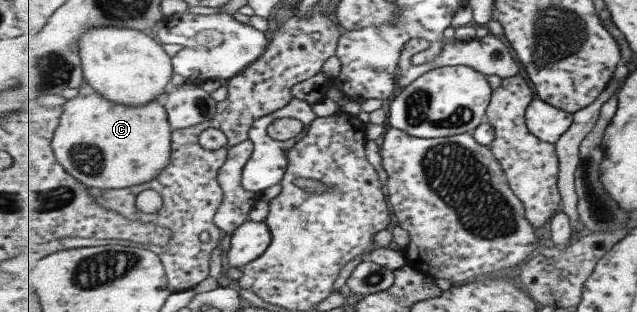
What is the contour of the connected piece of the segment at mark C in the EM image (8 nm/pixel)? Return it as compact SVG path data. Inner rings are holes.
M170 85L166 94L146 106L124 106L94 94L70 98L63 104L59 127L53 138L58 162L79 182L99 190L126 189L155 180L173 157L173 126L165 98L180 87Z

